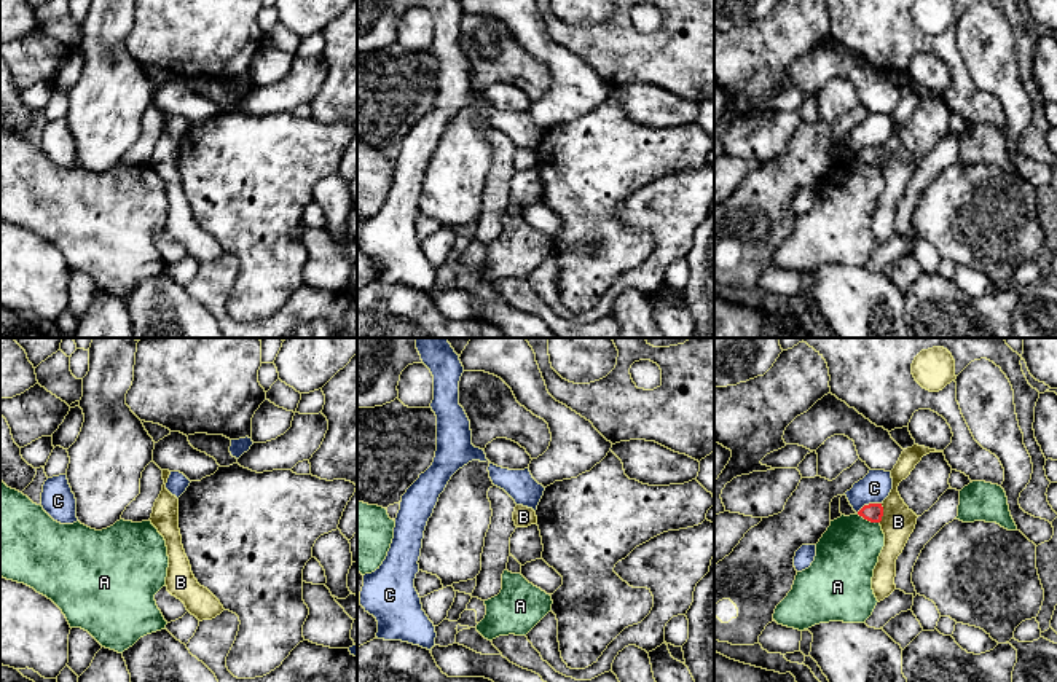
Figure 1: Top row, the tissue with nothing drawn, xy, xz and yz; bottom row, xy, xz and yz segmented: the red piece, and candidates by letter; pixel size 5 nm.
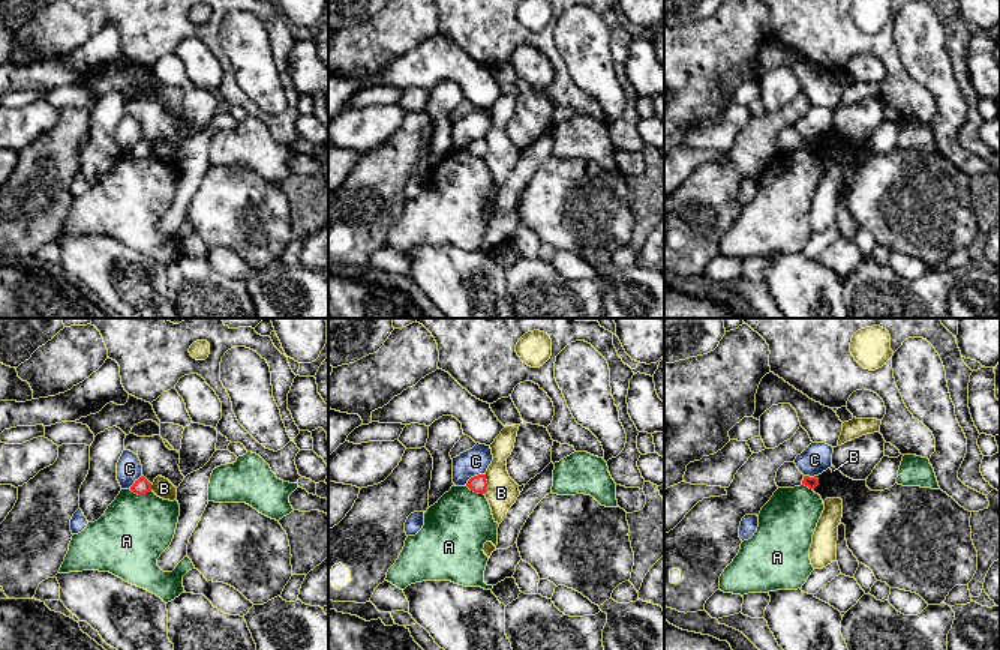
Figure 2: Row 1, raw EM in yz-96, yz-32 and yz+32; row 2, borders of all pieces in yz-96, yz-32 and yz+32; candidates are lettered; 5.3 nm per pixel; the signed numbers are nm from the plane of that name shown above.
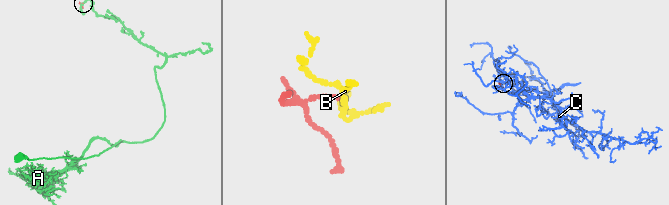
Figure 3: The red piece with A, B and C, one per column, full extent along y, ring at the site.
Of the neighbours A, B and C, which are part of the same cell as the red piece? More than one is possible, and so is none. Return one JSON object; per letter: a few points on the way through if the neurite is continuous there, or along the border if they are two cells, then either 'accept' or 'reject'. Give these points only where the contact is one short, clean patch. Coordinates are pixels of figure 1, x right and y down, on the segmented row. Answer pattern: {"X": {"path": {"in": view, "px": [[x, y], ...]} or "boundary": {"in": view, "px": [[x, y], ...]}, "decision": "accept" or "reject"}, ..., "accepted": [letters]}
{"A": {"decision": "reject"}, "B": {"decision": "reject"}, "C": {"decision": "reject"}, "accepted": []}

